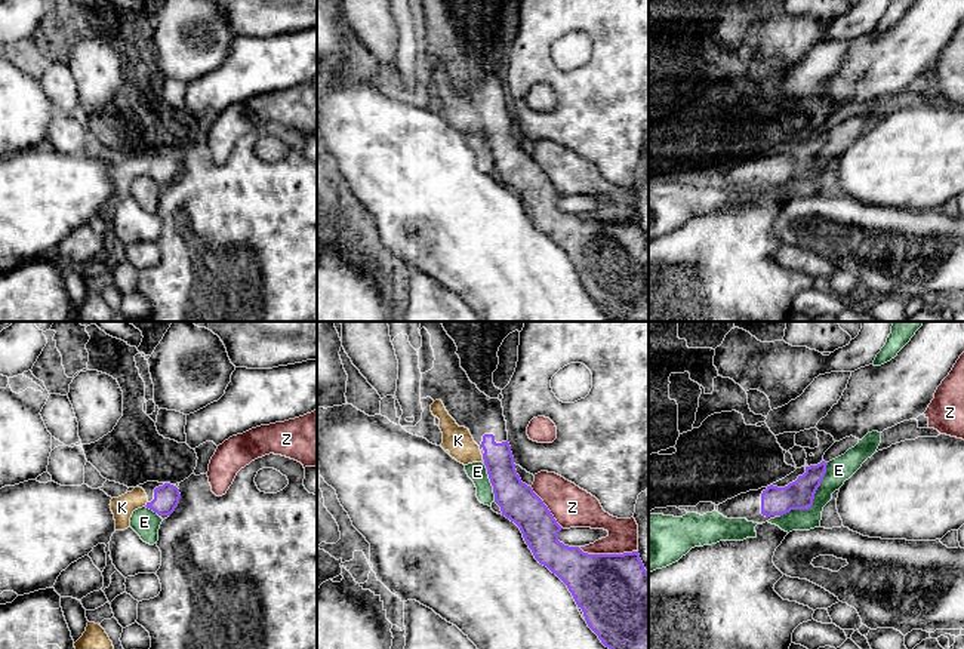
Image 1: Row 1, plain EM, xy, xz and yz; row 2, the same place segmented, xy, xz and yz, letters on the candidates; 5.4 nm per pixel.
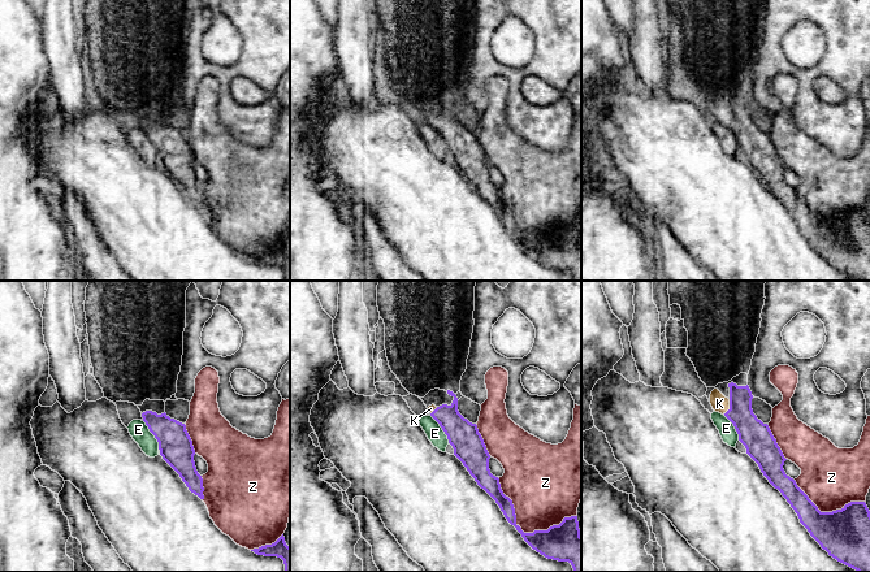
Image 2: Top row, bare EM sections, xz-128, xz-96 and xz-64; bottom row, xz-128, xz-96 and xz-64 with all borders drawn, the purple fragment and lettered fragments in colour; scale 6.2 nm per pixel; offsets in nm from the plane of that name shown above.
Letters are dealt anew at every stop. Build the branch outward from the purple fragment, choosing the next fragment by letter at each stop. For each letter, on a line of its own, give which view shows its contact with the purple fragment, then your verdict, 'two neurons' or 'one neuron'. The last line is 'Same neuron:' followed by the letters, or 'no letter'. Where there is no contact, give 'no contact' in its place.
E: yz | two neurons
K: xy | one neuron
Z: xz | two neurons
Same neuron: K

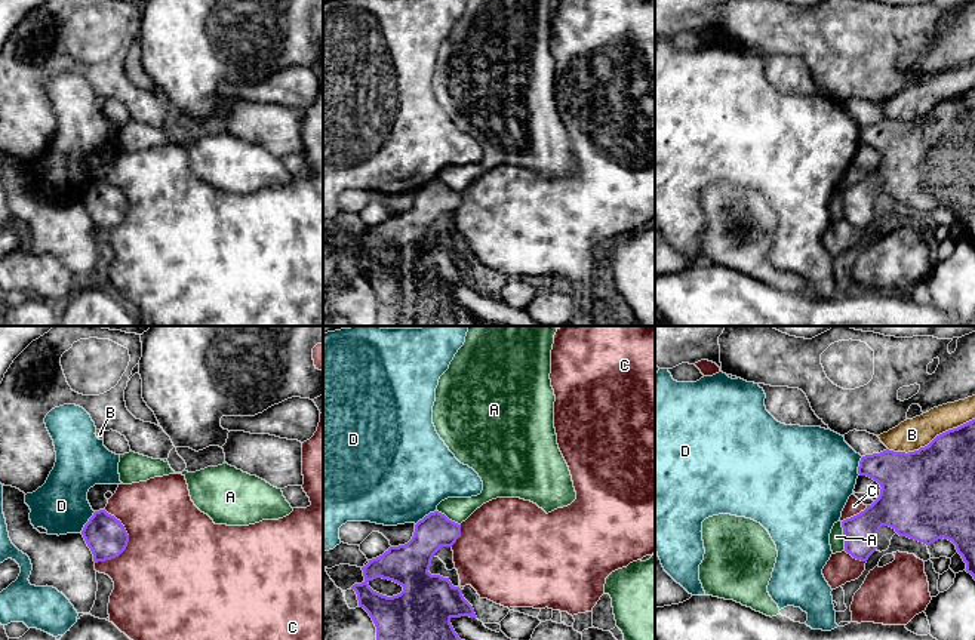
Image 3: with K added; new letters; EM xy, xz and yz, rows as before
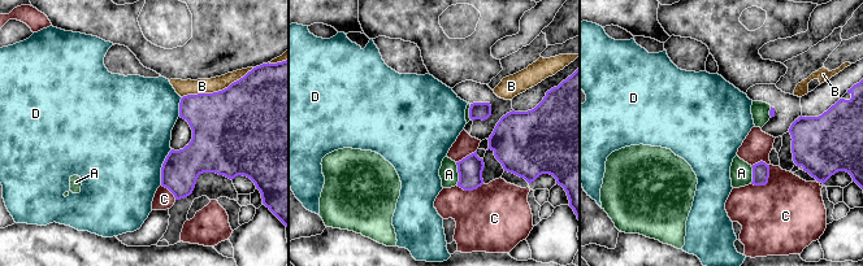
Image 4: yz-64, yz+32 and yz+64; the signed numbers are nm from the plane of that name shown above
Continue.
A: yz | two neurons
B: yz | two neurons
C: xy | two neurons
D: xy | two neurons
Same neuron: no letter

